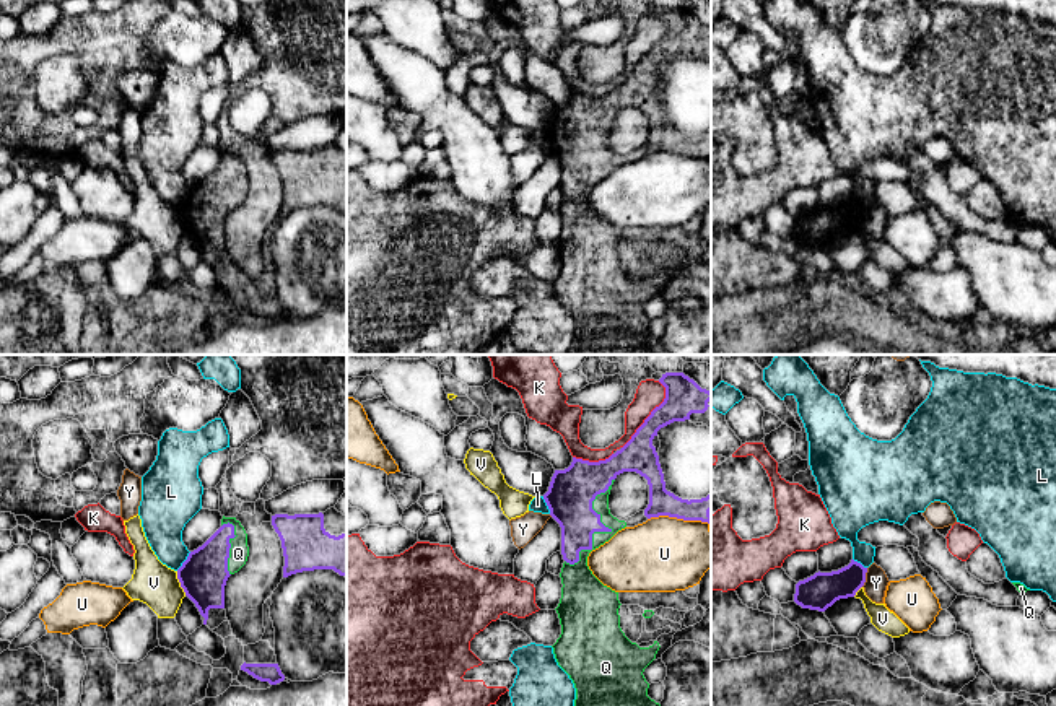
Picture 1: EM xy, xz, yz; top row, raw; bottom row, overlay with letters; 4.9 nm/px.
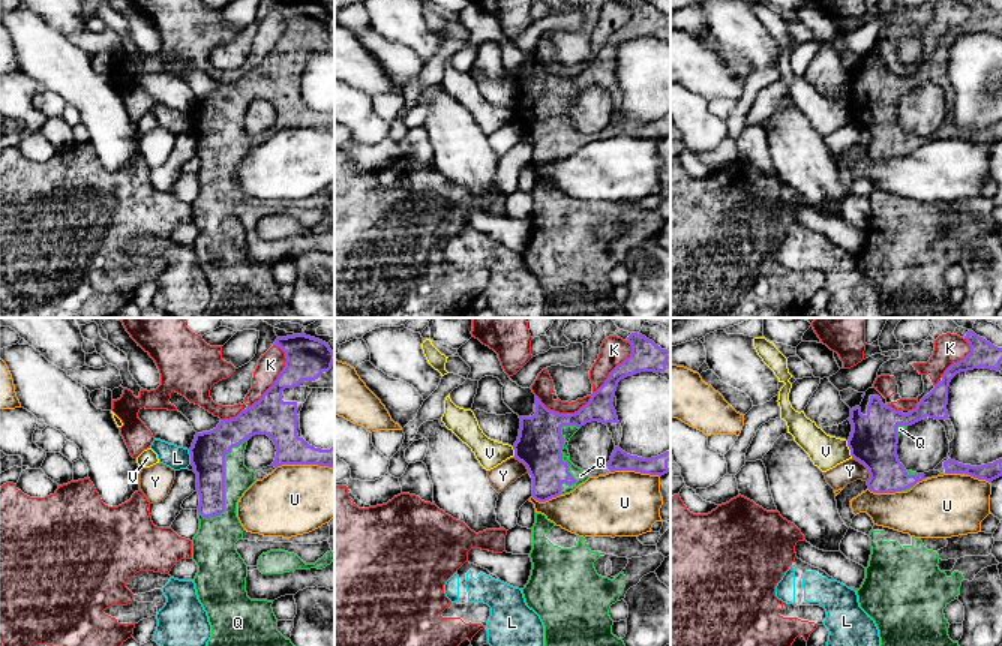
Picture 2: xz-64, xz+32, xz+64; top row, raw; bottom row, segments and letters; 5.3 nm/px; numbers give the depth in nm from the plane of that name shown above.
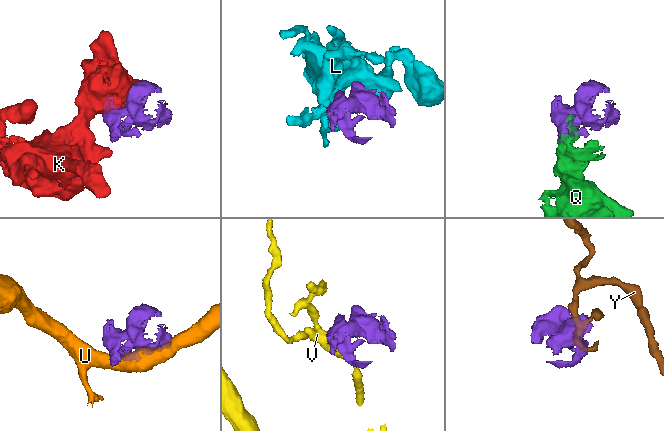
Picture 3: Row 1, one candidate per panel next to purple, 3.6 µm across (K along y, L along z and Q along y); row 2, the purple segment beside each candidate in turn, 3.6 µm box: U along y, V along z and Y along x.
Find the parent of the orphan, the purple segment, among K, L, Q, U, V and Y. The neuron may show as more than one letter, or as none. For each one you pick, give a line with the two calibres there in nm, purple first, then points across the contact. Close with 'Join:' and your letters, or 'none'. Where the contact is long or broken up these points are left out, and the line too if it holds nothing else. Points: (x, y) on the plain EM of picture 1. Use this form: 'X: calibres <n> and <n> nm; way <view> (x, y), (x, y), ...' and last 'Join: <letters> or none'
Q: calibres 220 and 110 nm
Join: Q

